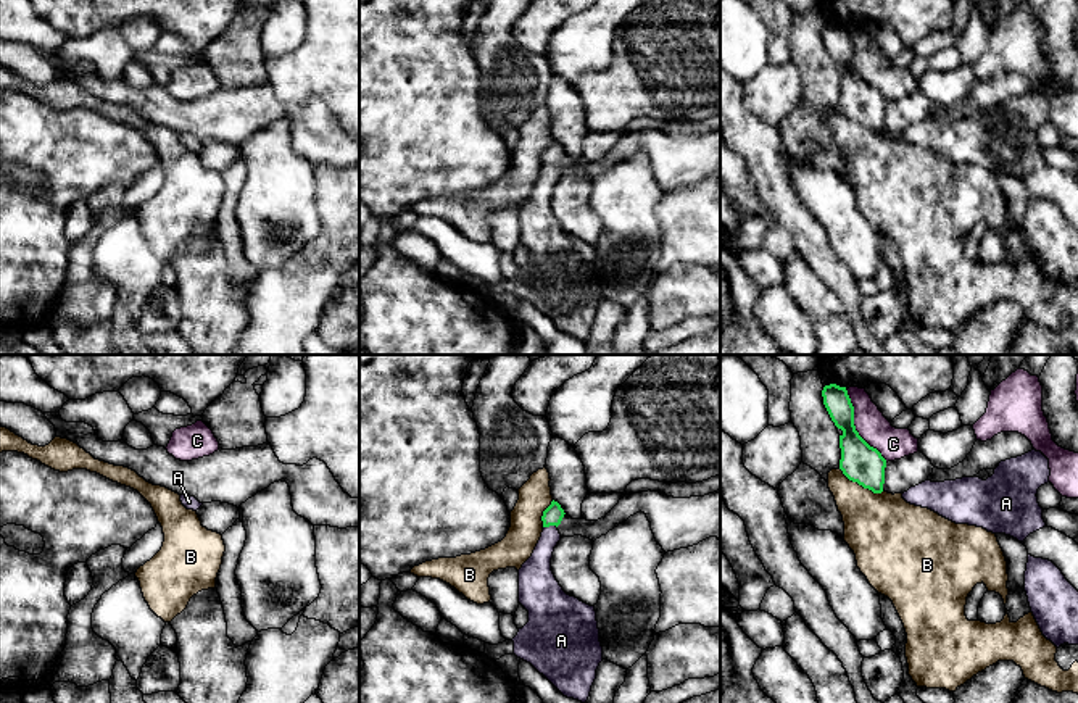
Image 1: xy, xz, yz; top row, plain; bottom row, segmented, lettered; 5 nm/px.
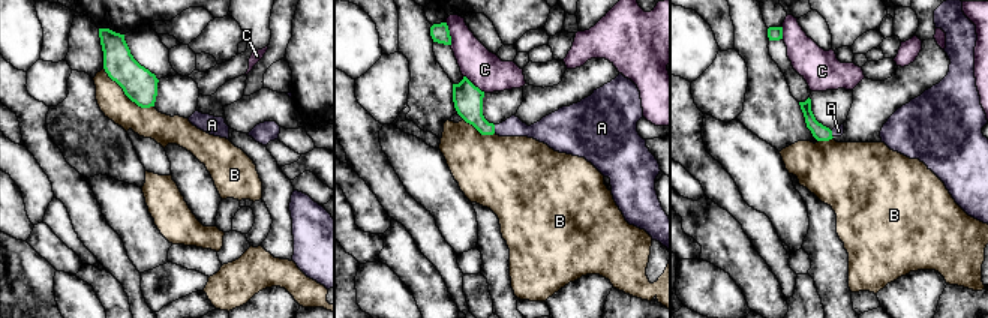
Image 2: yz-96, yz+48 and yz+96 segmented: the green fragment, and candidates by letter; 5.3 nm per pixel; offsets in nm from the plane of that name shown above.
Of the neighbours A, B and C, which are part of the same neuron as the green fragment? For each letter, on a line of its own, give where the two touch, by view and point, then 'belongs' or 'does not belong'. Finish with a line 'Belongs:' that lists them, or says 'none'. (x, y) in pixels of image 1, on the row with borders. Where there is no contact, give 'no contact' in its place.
A: xz (550, 524) | belongs
B: yz (861, 484) | does not belong
C: yz (854, 426) | does not belong
Belongs: A

